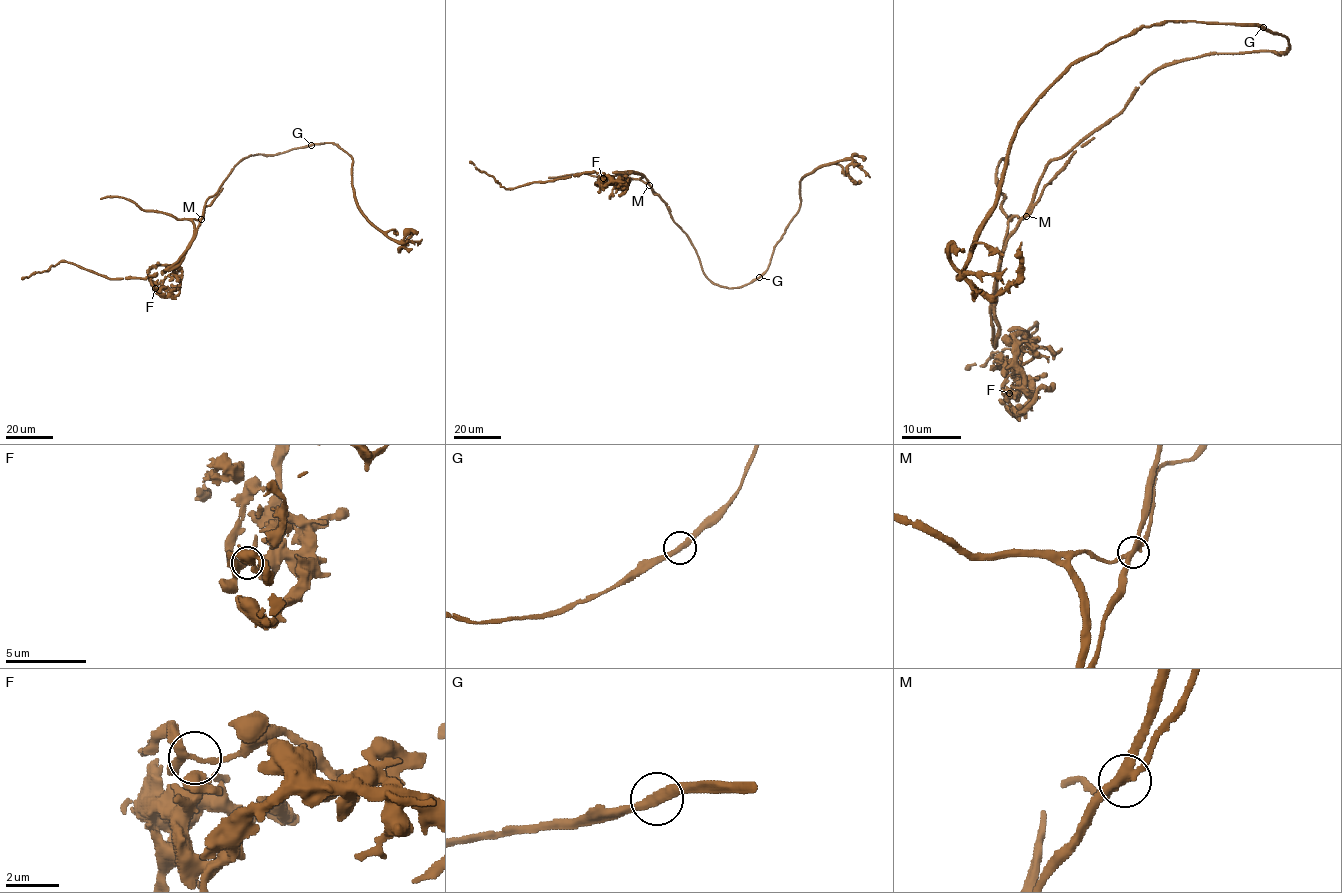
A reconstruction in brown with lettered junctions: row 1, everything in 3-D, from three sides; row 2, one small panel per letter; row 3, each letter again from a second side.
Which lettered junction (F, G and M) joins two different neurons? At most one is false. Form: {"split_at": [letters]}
{"split_at": ["M"]}

